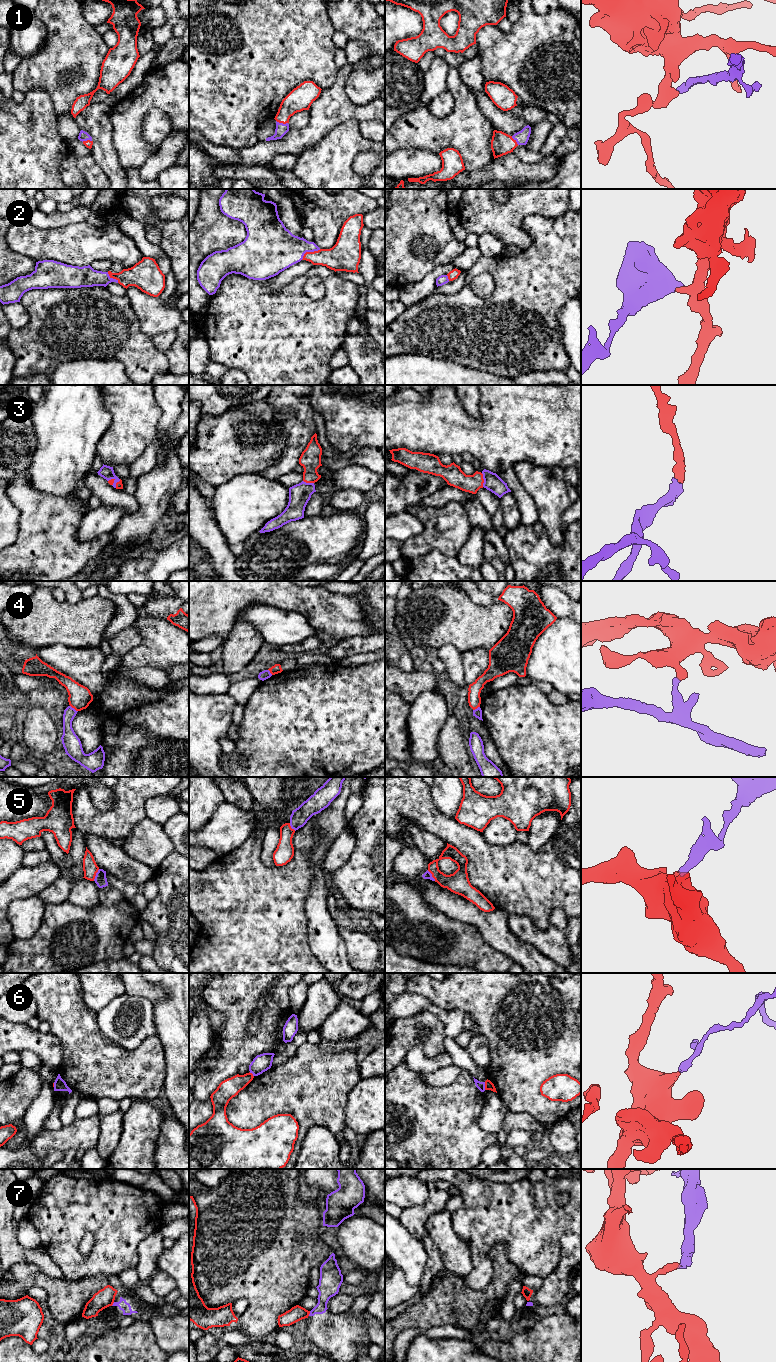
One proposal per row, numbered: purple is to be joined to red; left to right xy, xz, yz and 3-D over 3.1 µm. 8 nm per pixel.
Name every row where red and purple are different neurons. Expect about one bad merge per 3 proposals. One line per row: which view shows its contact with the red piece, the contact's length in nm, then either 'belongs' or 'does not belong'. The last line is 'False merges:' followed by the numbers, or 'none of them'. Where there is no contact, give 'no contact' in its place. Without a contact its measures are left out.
1: meets red in xz; contact 100 nm long; belongs
2: meets red in xz; contact 180 nm long; belongs
3: meets red in yz; contact 110 nm long; belongs
4: meets red in xy; contact 80 nm long; does not belong
5: meets red in xy; contact 110 nm long; does not belong
6: meets red in yz; contact 60 nm long; does not belong
7: meets red in xz; contact 40 nm long; does not belong
False merges: 4, 5, 6, 7

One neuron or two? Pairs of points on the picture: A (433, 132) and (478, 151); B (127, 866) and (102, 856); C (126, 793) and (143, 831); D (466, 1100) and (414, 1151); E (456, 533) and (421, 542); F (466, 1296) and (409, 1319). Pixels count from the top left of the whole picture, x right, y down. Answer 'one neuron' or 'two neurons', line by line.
A: one neuron
B: one neuron
C: two neurons
D: one neuron
E: one neuron
F: one neuron

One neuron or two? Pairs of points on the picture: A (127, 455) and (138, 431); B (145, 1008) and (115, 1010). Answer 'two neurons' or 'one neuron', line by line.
A: one neuron
B: one neuron

